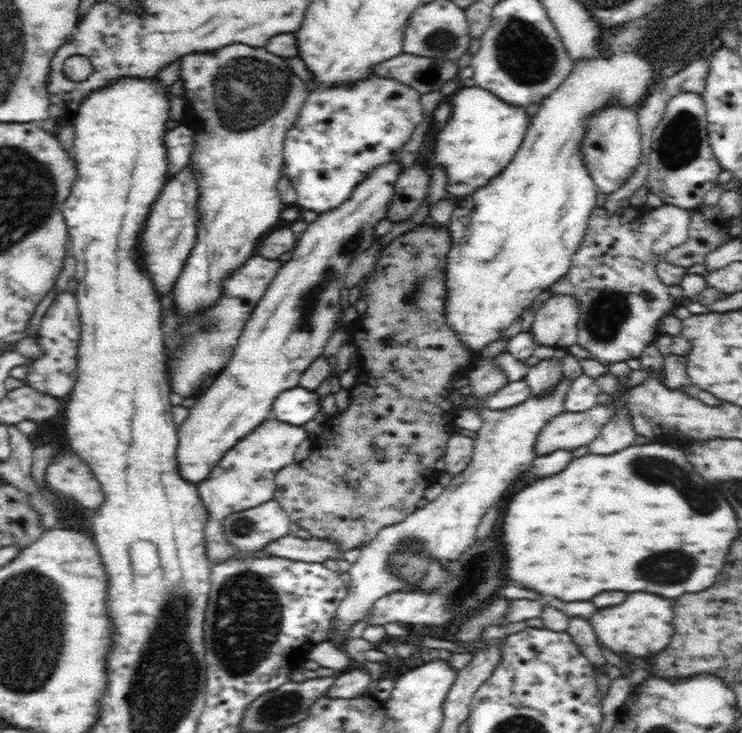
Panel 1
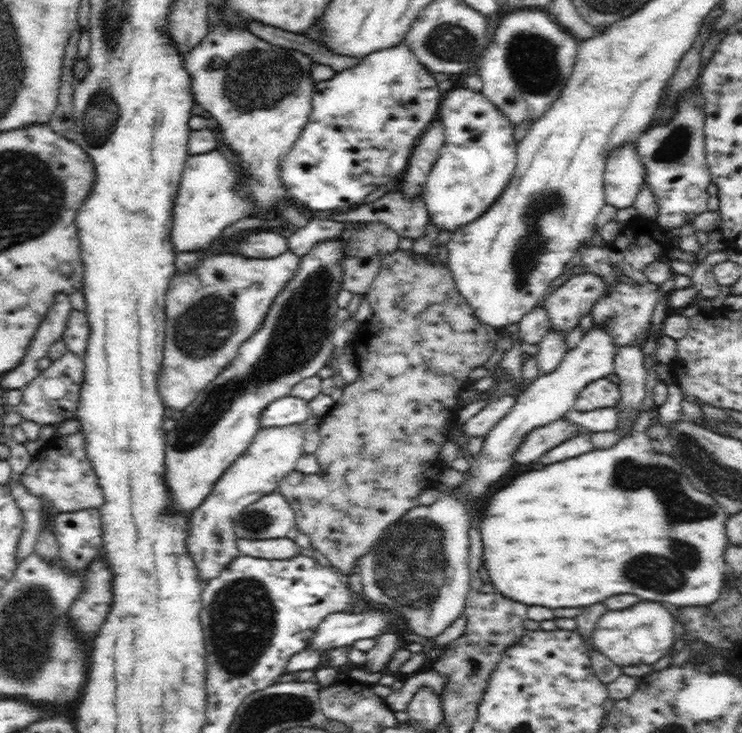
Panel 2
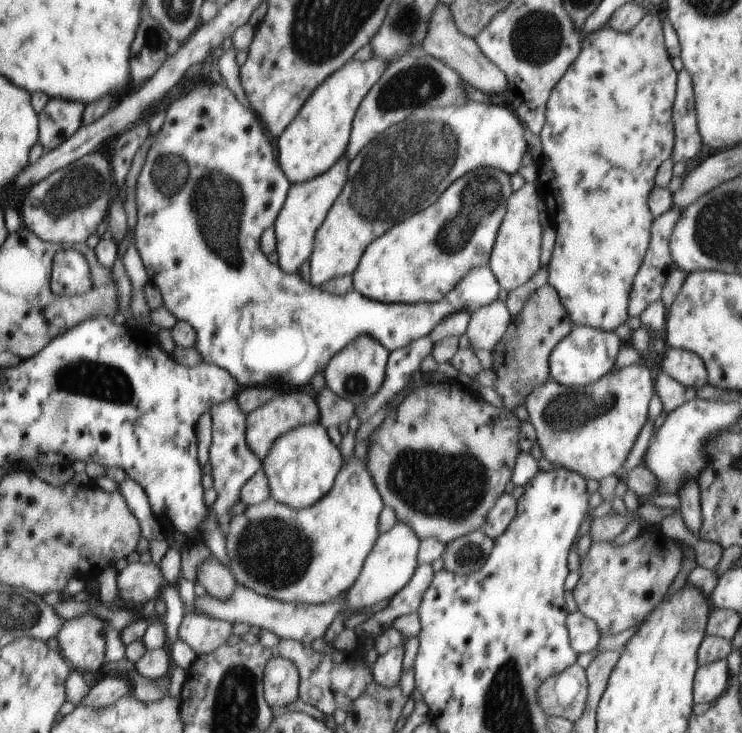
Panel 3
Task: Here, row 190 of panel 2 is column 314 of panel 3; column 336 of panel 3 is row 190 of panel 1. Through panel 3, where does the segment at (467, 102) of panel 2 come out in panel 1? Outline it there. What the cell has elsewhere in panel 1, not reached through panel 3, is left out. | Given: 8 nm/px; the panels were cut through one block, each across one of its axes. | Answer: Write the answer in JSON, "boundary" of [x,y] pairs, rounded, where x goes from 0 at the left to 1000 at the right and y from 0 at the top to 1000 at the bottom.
{"boundary":[[[642,117],[625,119],[611,128],[606,143],[611,146],[608,158],[586,191],[582,225],[600,231],[602,270],[615,281],[620,271],[631,271],[642,258],[656,252],[682,231],[698,207],[717,161],[704,145],[687,145]]]}

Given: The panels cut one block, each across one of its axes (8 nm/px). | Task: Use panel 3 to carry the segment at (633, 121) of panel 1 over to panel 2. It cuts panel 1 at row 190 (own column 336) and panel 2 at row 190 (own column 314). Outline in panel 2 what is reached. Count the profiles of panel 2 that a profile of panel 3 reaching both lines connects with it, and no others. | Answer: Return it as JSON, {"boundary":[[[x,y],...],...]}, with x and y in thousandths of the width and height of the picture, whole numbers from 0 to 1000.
{"boundary":[[[841,195],[819,209],[814,256],[817,278],[830,284],[852,281],[869,251],[869,228],[857,195]]]}

